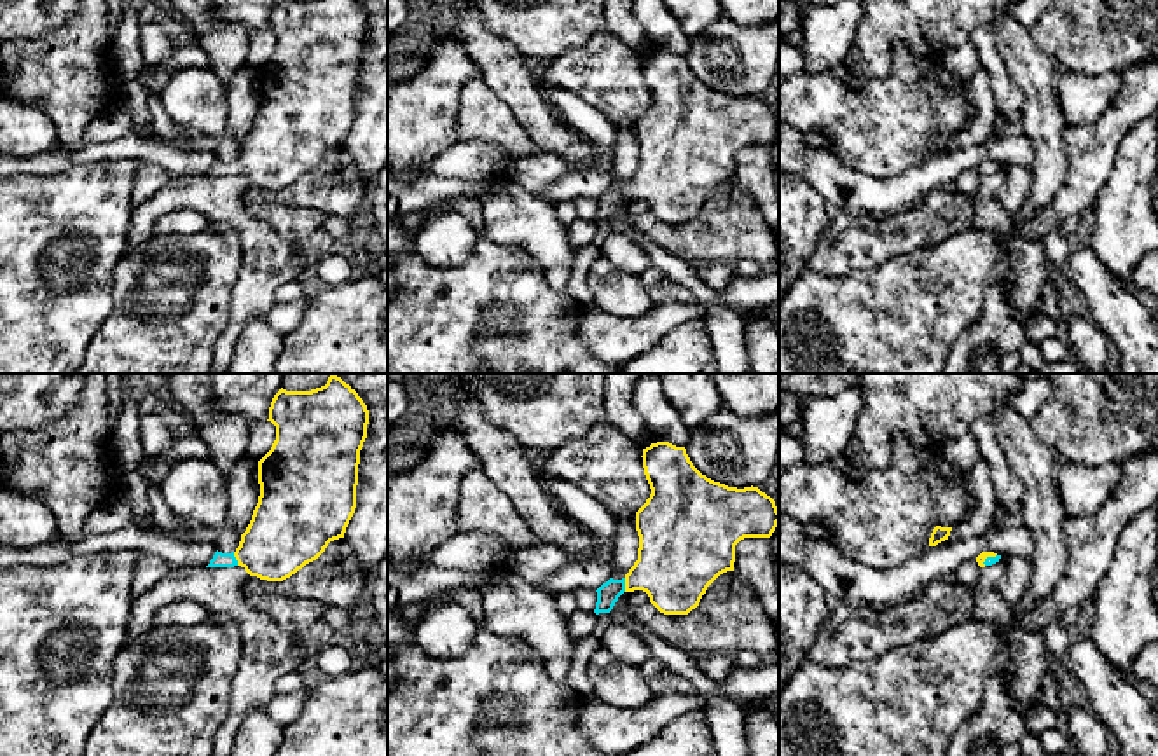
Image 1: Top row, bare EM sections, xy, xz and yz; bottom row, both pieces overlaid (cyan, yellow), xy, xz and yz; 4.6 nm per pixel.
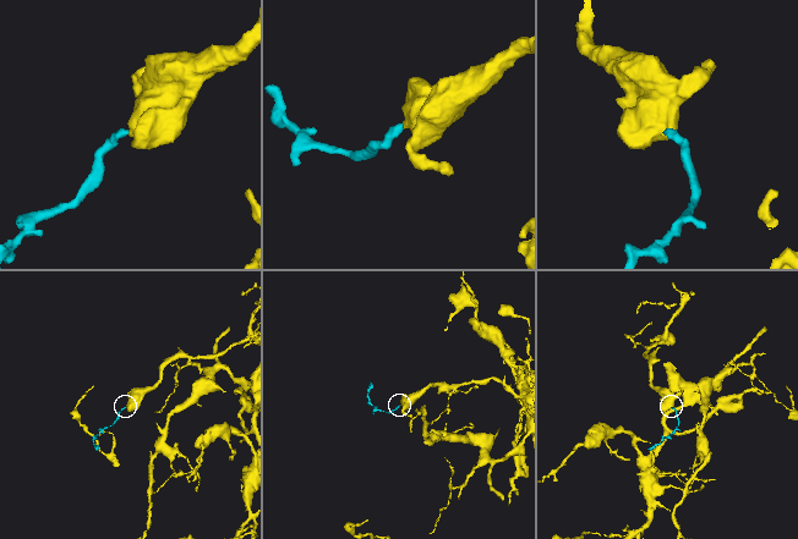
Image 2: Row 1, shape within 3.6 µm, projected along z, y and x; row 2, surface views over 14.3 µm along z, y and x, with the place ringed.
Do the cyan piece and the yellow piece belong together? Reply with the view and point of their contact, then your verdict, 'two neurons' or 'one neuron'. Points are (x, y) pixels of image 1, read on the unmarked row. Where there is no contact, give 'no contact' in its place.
xy (234, 168) | one neuron

